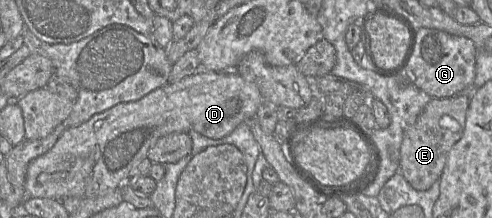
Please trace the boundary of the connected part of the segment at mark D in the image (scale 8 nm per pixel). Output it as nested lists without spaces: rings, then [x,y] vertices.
[[[197,71],[193,75],[187,76],[180,81],[175,83],[168,82],[166,85],[157,88],[144,96],[143,98],[132,101],[119,103],[103,112],[93,115],[88,121],[83,124],[66,129],[55,145],[43,155],[32,160],[26,170],[26,180],[25,180],[25,190],[27,197],[36,197],[36,198],[50,198],[55,200],[62,200],[67,197],[88,197],[98,194],[101,190],[114,189],[122,187],[123,184],[130,178],[130,172],[145,158],[147,158],[149,150],[155,145],[157,140],[163,136],[166,136],[170,133],[188,133],[189,131],[198,132],[206,137],[211,139],[222,139],[230,135],[235,128],[241,124],[246,123],[249,119],[256,117],[256,113],[259,107],[265,102],[263,96],[257,89],[257,87],[247,82],[235,71],[227,72],[211,72],[211,71]]]

